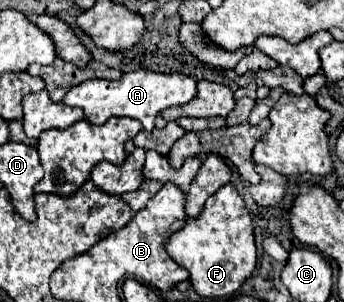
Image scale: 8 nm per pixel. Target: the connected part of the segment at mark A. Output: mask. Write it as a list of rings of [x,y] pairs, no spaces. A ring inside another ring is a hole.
[[[134,70],[126,72],[120,80],[86,80],[74,88],[68,90],[64,96],[66,106],[82,108],[86,114],[86,120],[92,124],[104,124],[112,116],[128,116],[142,122],[144,130],[154,128],[154,118],[158,112],[186,104],[196,94],[196,80],[184,74],[158,74],[152,70]]]

